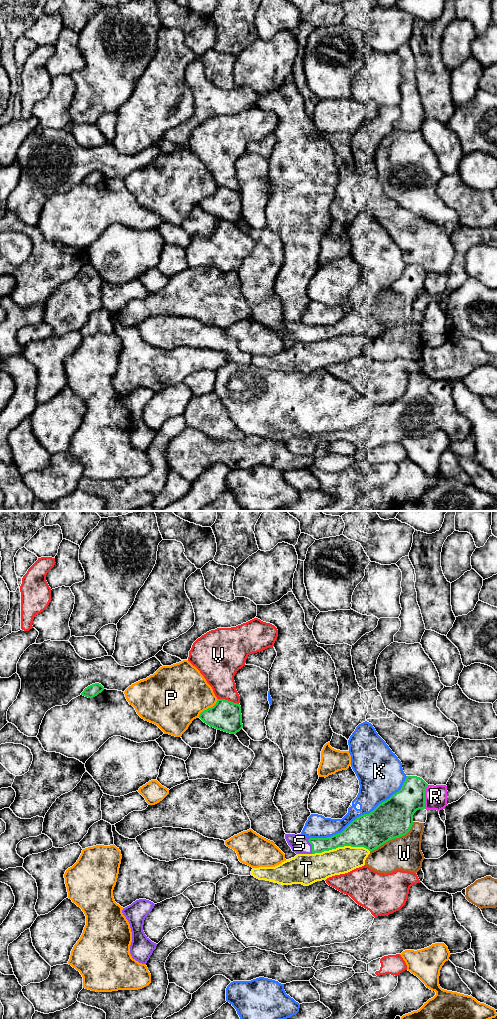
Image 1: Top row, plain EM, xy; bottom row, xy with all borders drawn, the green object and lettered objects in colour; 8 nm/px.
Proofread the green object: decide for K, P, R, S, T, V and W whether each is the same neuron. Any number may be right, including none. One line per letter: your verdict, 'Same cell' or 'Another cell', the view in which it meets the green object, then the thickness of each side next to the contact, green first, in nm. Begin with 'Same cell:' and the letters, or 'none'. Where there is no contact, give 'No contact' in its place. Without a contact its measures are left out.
Same cell: S
K: Another cell. Touches green in xy. Thickness 320 nm (green) against 260 nm
P: Another cell. Touches green in xy. Thickness 240 nm (green) against 440 nm
R: Another cell. Touches green in xy. Thickness 260 nm (green) against 180 nm
S: Same cell. Touches green in xy. Thickness 120 nm (green) against 150 nm
T: Another cell. Touches green in xy. Thickness 260 nm (green) against 220 nm
V: Another cell. Touches green in xy. Thickness 240 nm (green) against 260 nm
W: Another cell. Touches green in xy. Thickness 320 nm (green) against 280 nm

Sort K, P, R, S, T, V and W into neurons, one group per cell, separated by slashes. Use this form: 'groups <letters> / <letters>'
groups K / P / R / S / T / V / W

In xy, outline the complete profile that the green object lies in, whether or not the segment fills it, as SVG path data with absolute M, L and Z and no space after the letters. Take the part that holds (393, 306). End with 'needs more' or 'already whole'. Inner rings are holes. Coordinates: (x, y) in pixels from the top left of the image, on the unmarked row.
M407 264L398 280L369 302L357 305L341 321L327 326L285 322L285 327L296 342L322 341L344 334L364 335L371 340L410 319L414 301L425 297L427 274L422 266Z | needs more

